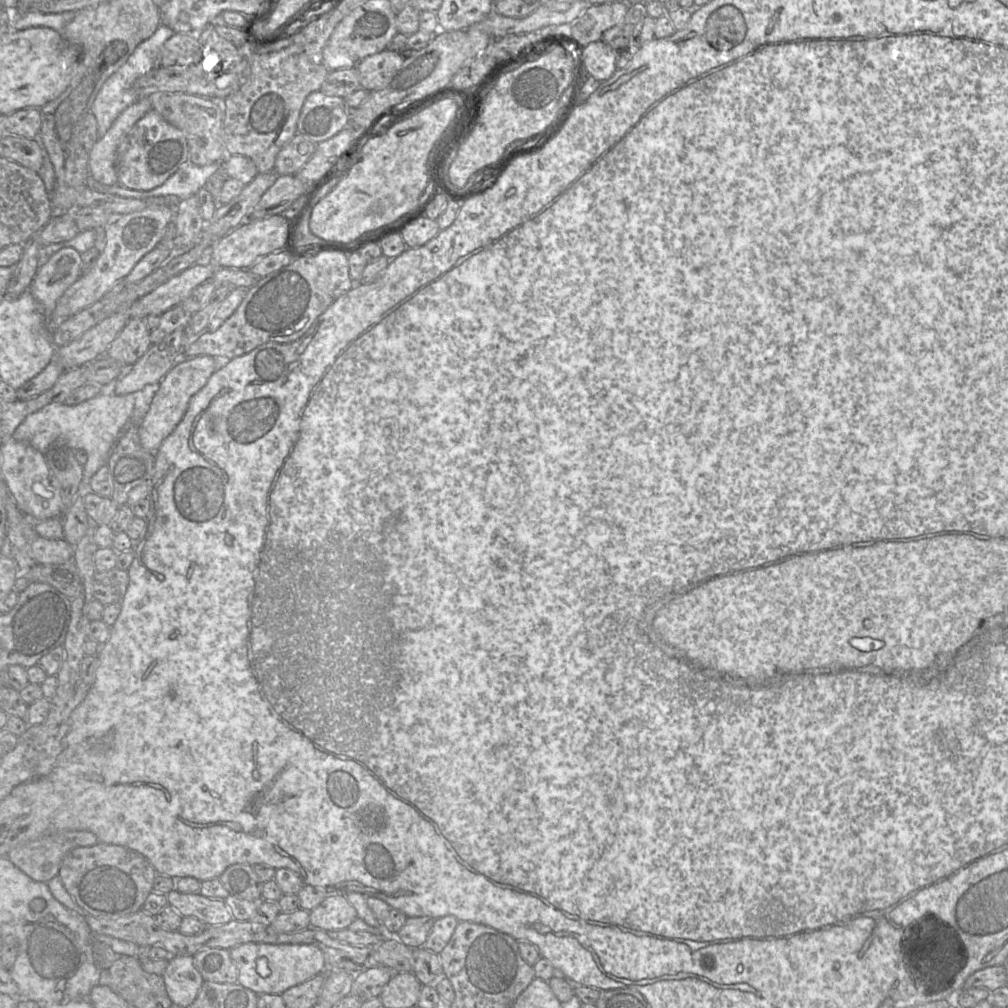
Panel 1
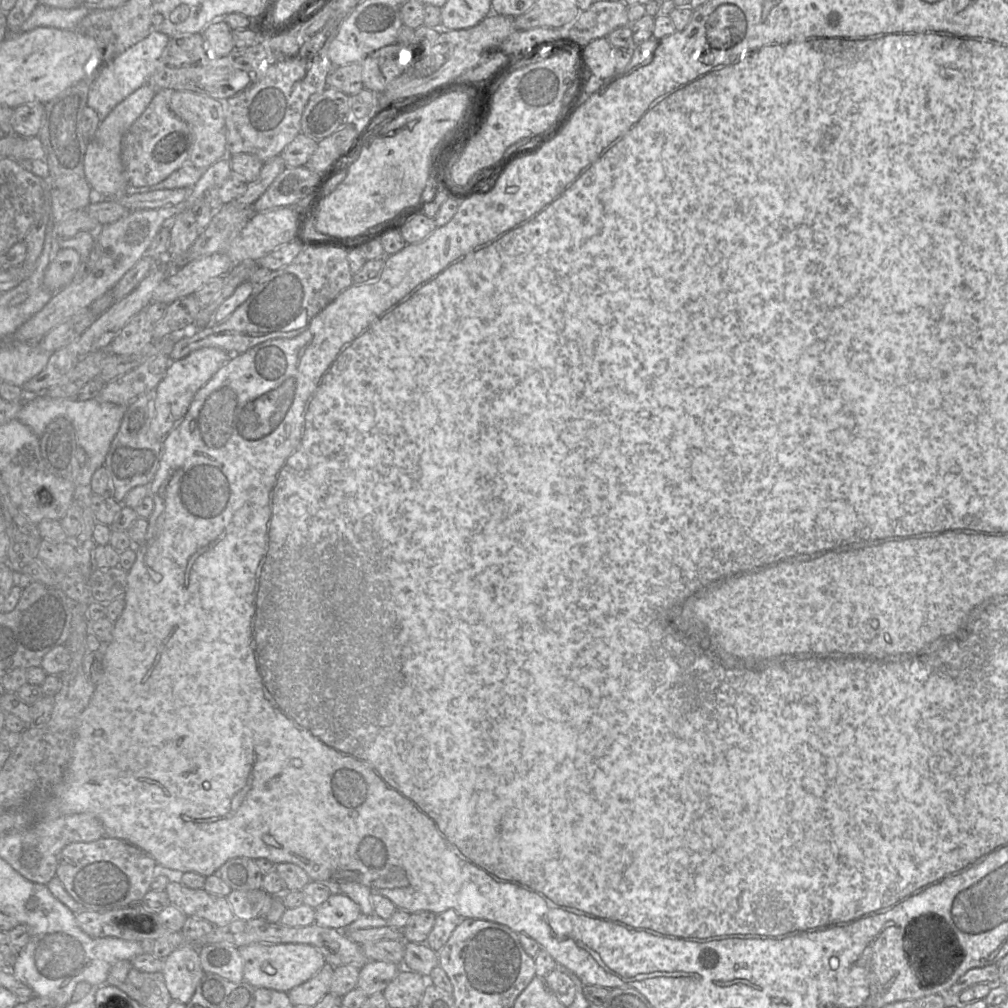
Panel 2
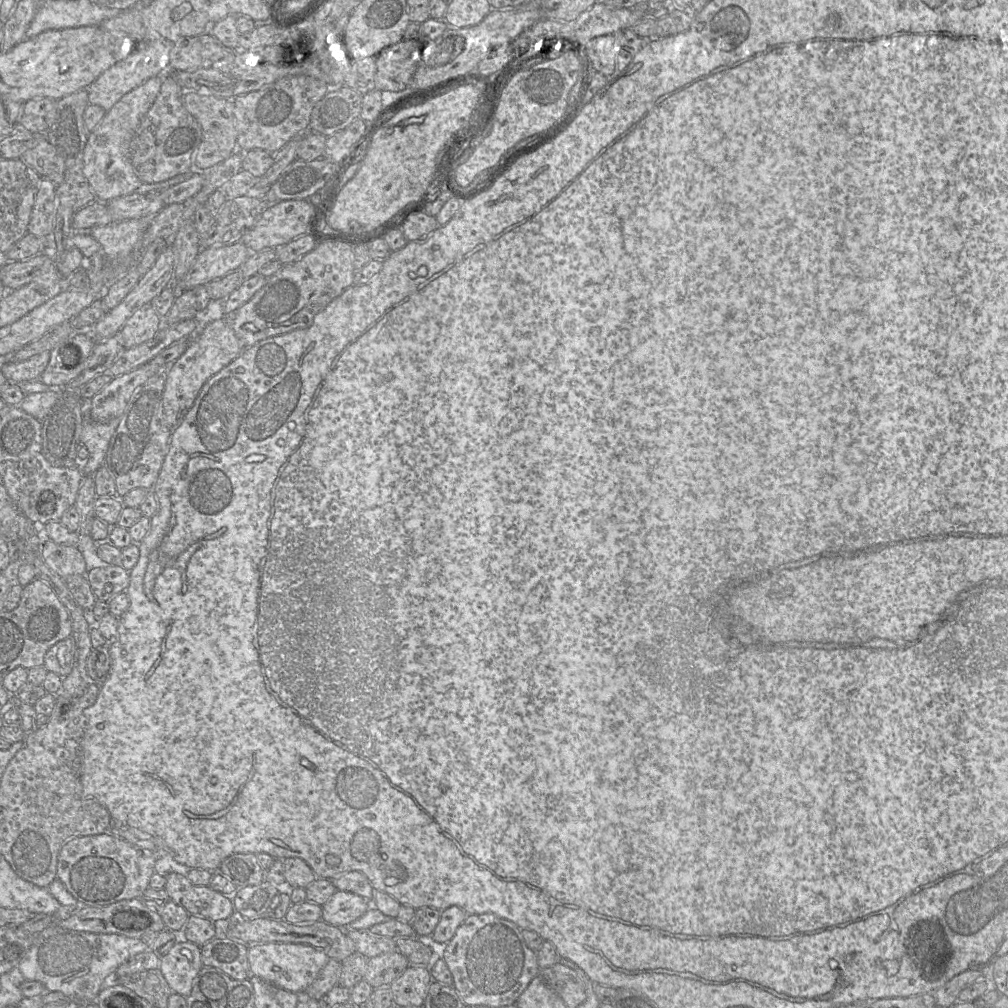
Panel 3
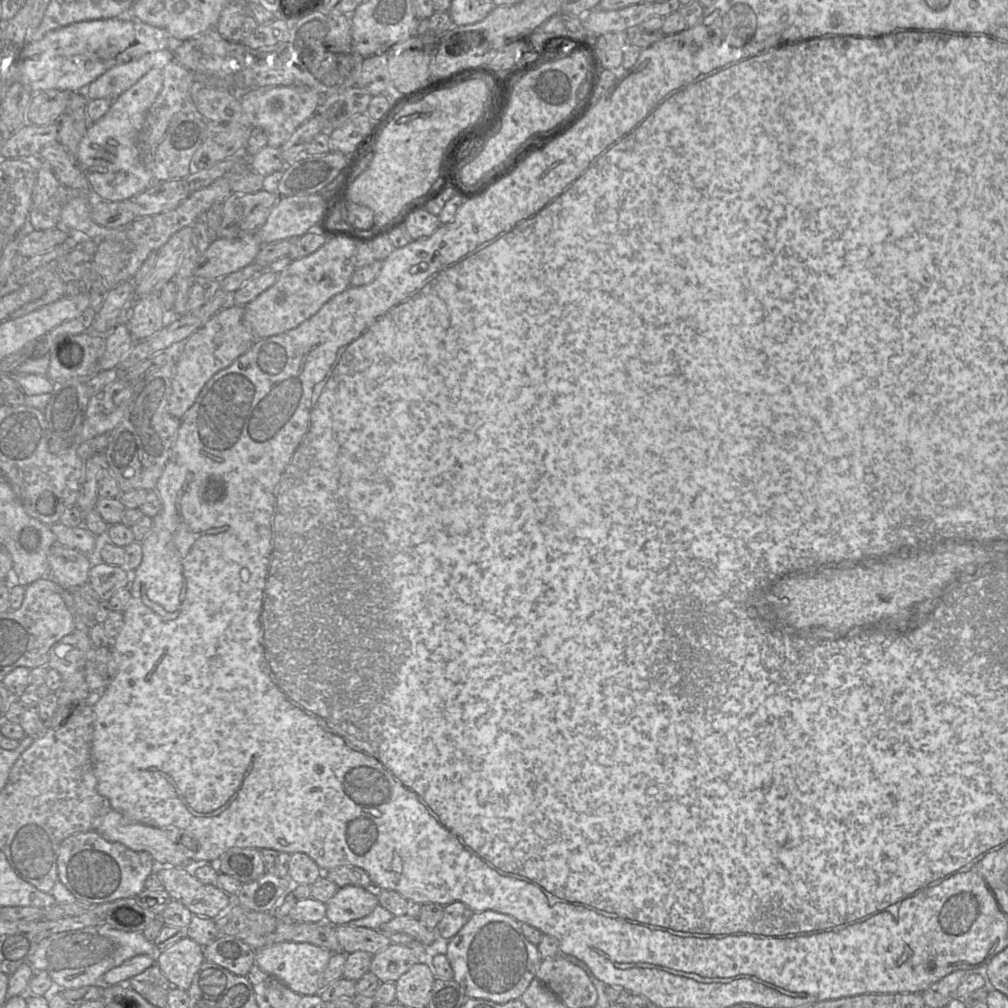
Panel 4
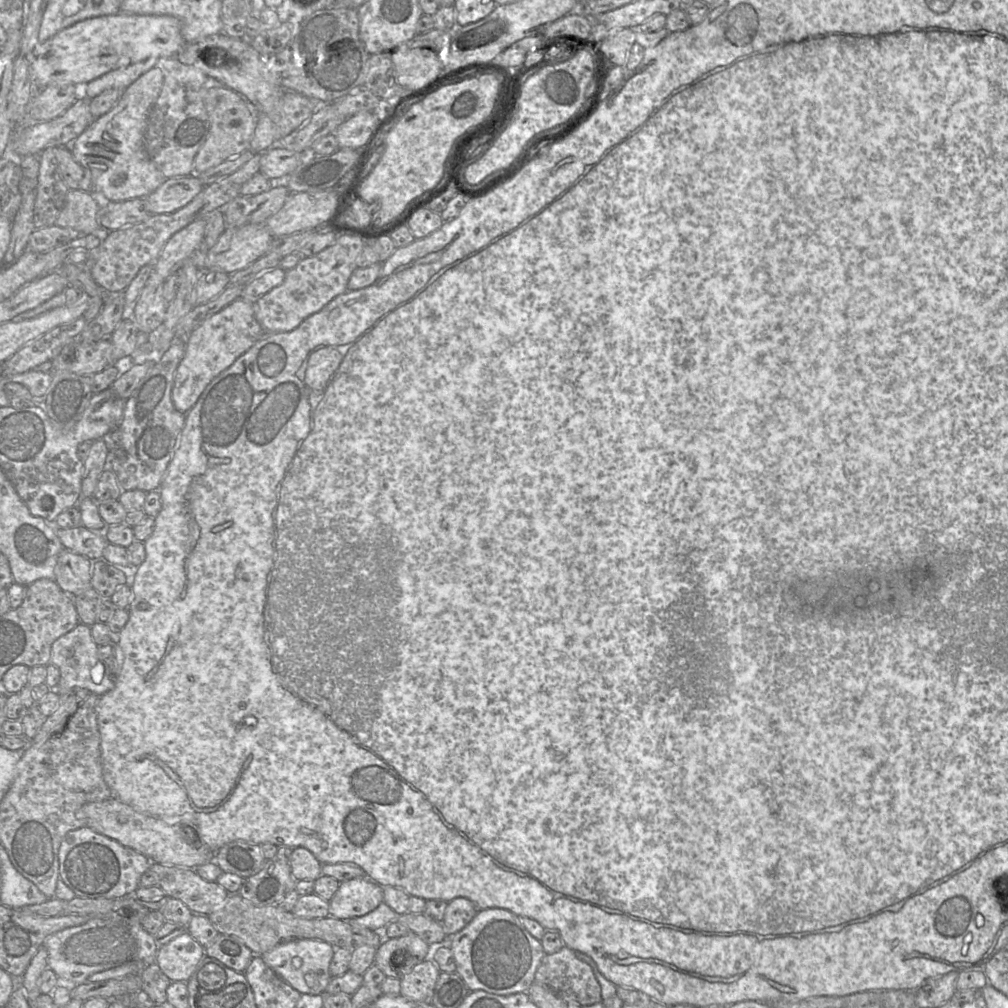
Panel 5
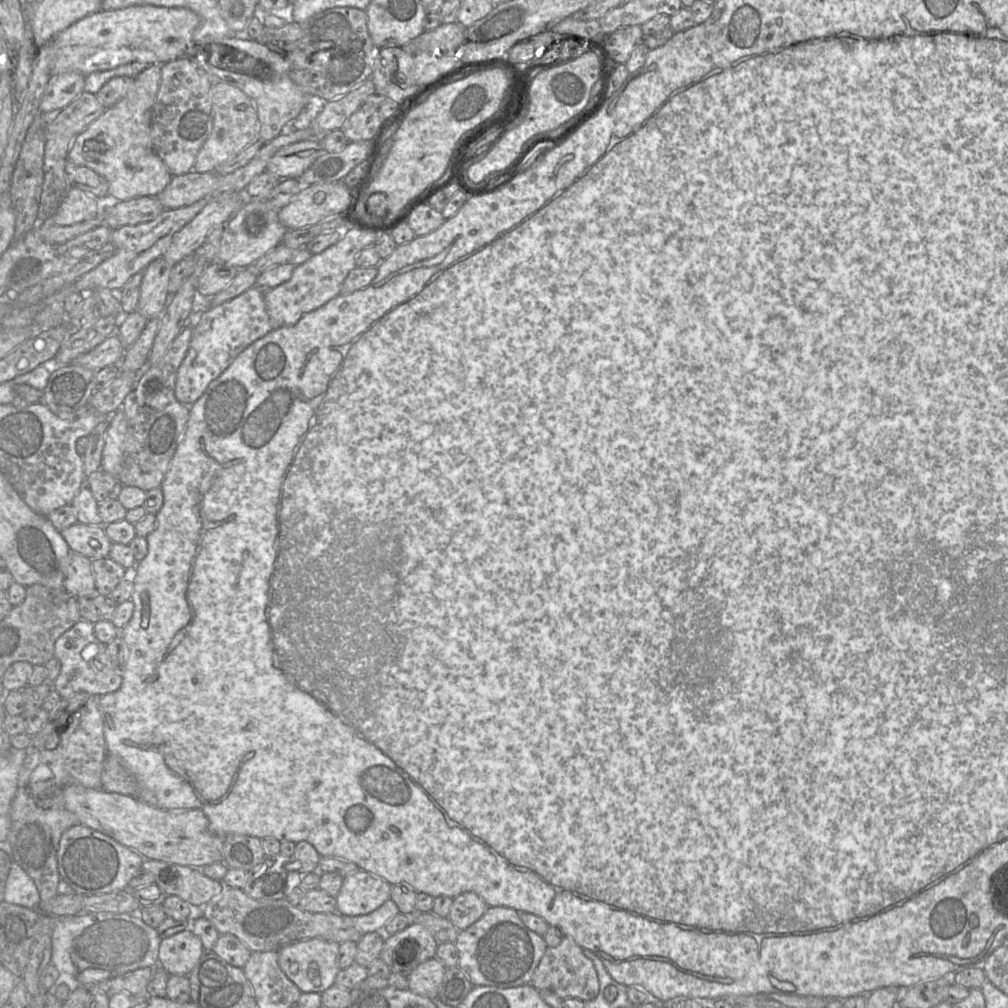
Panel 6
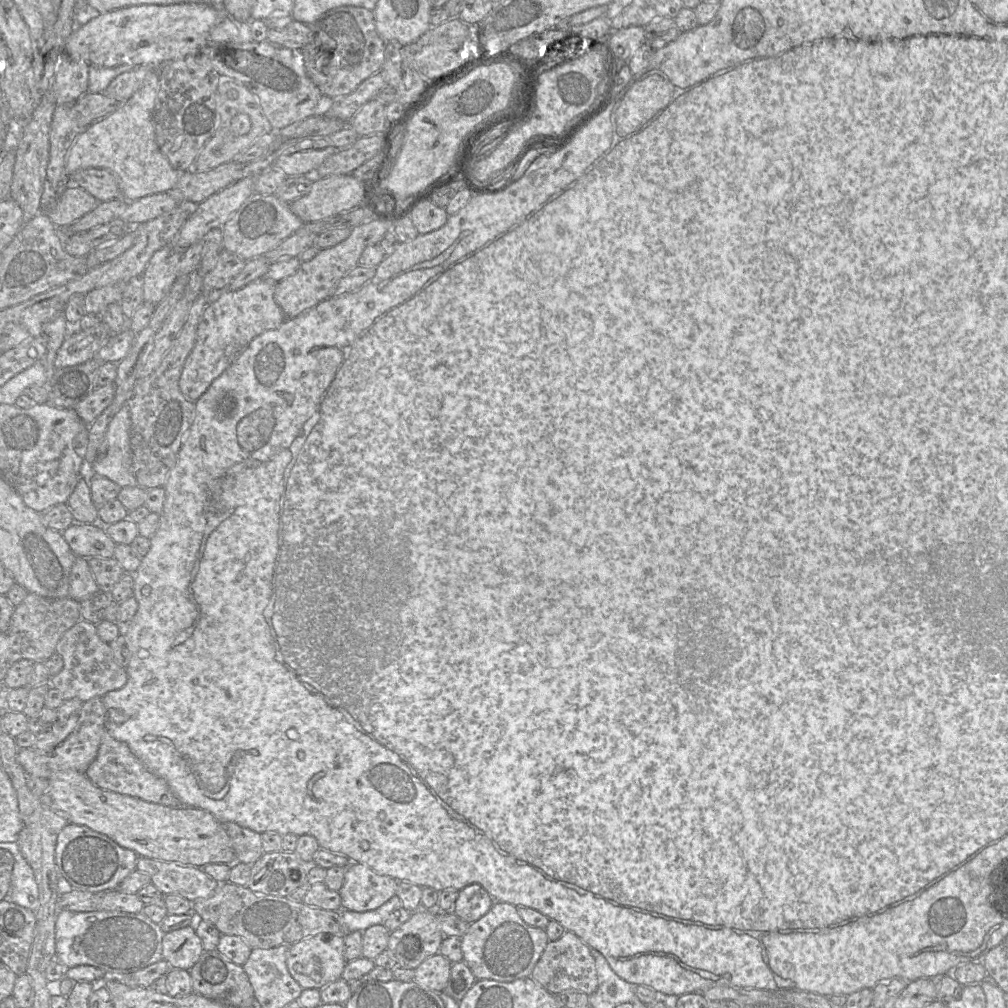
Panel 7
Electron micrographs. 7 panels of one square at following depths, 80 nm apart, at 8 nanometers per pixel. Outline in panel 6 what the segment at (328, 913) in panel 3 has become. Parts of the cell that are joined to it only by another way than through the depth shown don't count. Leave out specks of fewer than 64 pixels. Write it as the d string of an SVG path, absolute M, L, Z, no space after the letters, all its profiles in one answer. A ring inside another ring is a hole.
M359 869L343 878L336 898L336 912L342 916L362 916L378 909L390 898L391 884Z

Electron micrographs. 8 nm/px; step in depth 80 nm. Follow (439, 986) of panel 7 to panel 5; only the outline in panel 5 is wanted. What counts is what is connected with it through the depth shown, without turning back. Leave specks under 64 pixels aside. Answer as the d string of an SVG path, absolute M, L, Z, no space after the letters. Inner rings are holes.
M425 959L401 978L400 995L421 1004L430 1004L439 974L435 962Z

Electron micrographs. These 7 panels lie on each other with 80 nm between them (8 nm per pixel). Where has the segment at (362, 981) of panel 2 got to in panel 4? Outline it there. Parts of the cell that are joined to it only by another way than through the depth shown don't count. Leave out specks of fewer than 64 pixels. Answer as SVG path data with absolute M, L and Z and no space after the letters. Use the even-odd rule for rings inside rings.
M391 943L373 955L370 971L381 982L396 982L416 963L419 963L419 958L411 948Z

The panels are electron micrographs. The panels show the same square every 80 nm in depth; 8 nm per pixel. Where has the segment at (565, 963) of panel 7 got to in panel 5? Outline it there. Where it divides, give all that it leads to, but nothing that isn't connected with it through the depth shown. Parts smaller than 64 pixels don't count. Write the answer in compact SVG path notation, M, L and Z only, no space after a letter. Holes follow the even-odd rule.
M567 945L555 953L545 954L535 973L534 982L550 989L566 1003L586 1006L602 1000L601 987L591 966L579 959L576 951Z

